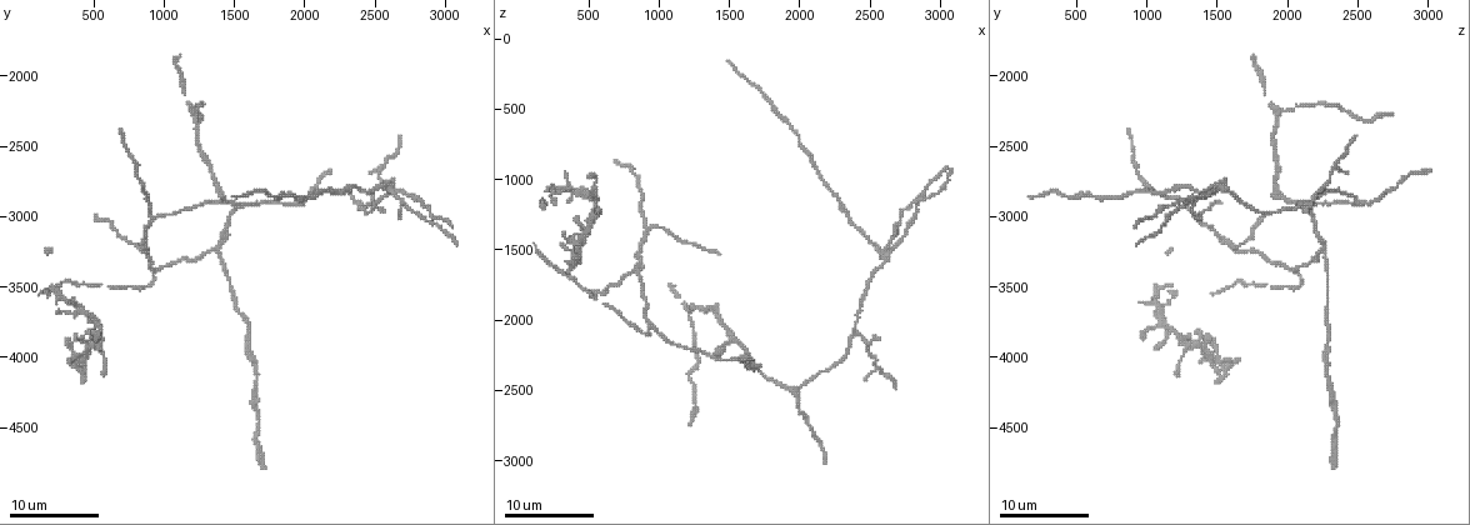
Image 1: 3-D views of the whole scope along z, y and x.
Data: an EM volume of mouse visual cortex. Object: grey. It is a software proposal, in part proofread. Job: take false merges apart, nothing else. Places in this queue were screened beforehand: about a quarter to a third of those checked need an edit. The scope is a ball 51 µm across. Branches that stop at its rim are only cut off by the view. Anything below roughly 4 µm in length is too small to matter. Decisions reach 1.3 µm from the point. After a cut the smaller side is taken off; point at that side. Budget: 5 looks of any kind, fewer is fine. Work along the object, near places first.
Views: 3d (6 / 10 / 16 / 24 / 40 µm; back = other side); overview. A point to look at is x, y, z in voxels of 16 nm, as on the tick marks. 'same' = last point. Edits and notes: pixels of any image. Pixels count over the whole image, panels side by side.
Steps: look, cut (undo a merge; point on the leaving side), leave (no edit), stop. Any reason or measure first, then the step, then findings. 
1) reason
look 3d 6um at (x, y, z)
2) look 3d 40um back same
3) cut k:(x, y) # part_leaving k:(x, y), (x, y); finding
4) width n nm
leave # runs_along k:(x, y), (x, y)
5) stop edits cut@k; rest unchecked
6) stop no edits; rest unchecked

small branch off a trunk
look 3d 10um at (1340, 3220, 2260)

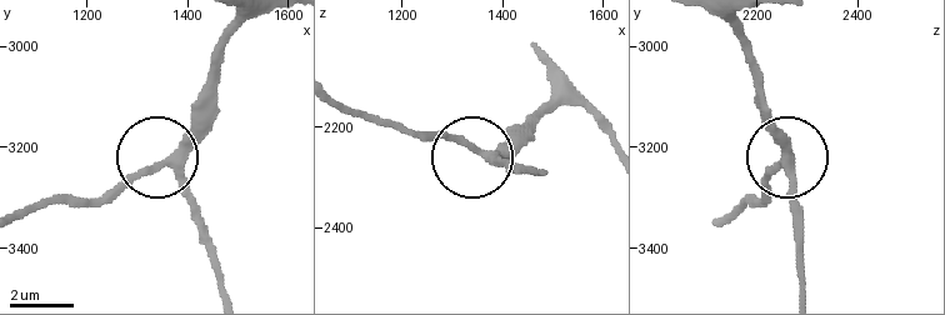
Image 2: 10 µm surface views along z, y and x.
zoom in
look 3d 6um at (1360, 3235, 2250)

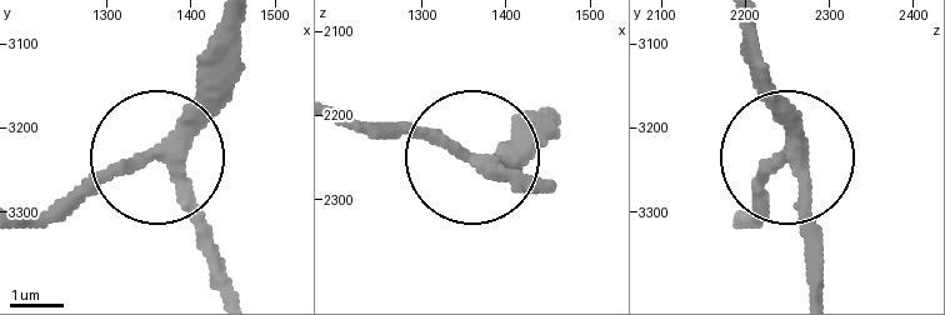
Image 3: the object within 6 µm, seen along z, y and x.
side_arm 28 um
leave # runs_along 3:(234, 29), (225, 83), (163, 163), (216, 266); one neuron here

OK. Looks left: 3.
three-way junction
look 3d 10um at (820, 3240, 1620)

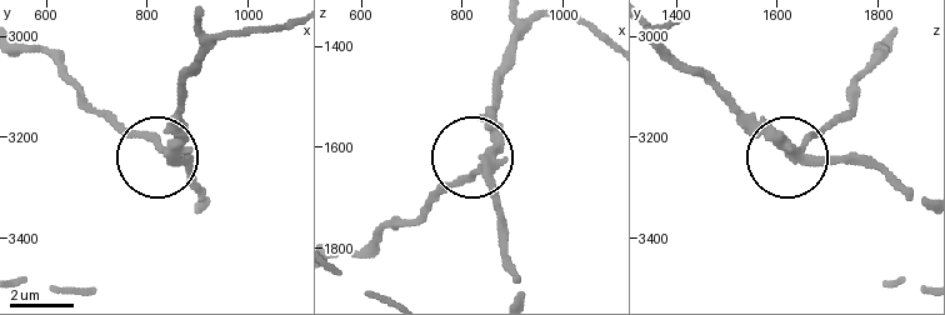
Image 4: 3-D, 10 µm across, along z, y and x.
closer look
look 3d 6um at (840, 3225, 1635)

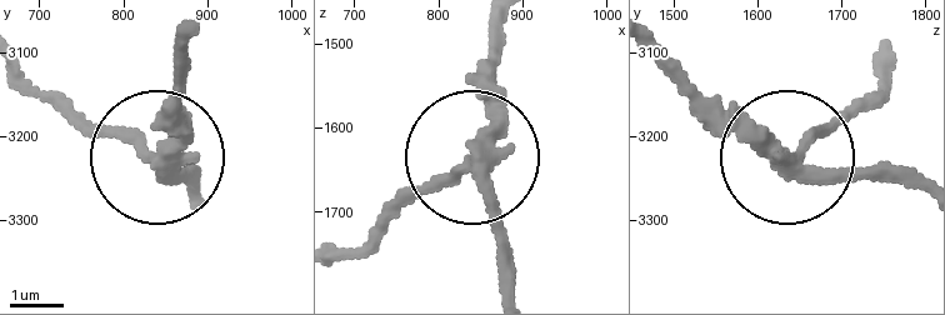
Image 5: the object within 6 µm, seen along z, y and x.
width 280 nm
cut 5:(103, 134) # part_leaving 5:(169, 158), (80, 126), (26, 78); a second neuron is stuck on

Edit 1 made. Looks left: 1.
look 3d 10um at (1220, 2240, 1940)

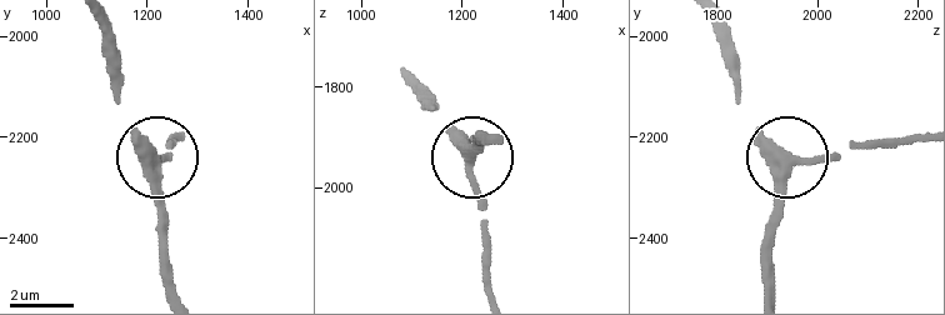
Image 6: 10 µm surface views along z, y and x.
width 350 nm
leave # one neuron here

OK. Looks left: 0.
stop edits cut@5; rest unchecked

